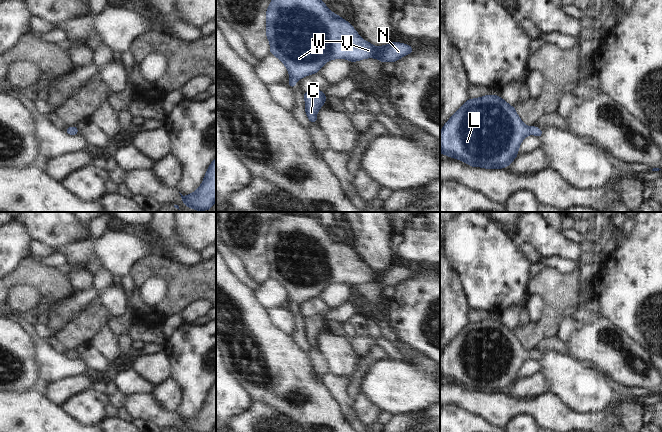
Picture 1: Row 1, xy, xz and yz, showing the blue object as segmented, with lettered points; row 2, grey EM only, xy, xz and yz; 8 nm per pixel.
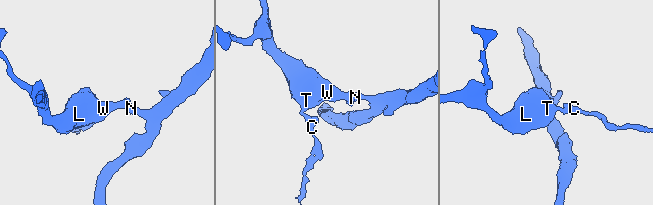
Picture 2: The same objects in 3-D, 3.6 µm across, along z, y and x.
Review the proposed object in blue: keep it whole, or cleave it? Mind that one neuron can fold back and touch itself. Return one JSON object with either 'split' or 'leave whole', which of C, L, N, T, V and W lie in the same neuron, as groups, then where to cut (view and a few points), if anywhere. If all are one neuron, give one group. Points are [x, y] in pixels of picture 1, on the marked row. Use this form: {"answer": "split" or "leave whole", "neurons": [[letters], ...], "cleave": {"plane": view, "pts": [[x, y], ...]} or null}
{"answer": "leave whole", "neurons": [["C", "L", "N", "T", "V", "W"]], "cleave": null}

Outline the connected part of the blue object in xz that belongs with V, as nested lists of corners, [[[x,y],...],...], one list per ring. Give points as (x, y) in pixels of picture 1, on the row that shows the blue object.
[[[271,0],[266,11],[266,36],[270,42],[270,54],[280,59],[288,69],[290,88],[296,86],[297,80],[317,74],[326,62],[333,59],[356,62],[377,58],[382,63],[396,62],[414,50],[399,42],[375,47],[361,39],[353,26],[329,10],[322,0]]]

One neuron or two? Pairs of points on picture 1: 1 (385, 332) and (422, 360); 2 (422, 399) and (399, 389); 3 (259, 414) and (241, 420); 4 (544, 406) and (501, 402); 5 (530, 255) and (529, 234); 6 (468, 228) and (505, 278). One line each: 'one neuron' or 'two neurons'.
1: one neuron
2: one neuron
3: one neuron
4: one neuron
5: two neurons
6: one neuron

